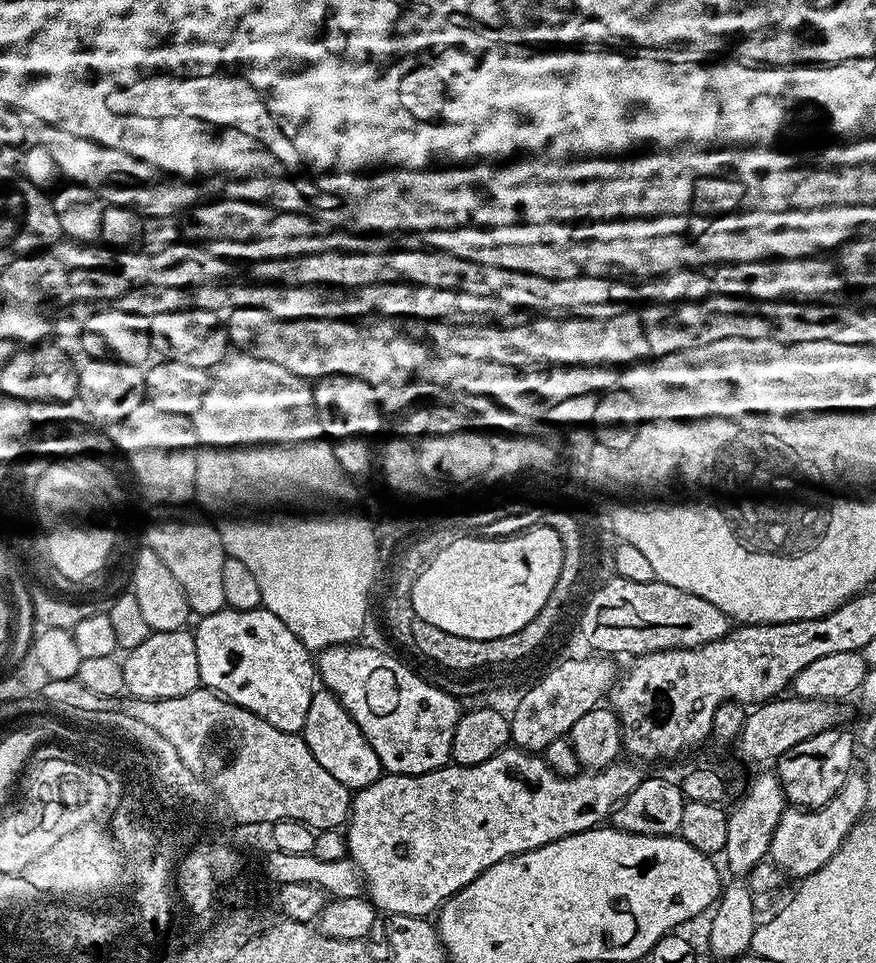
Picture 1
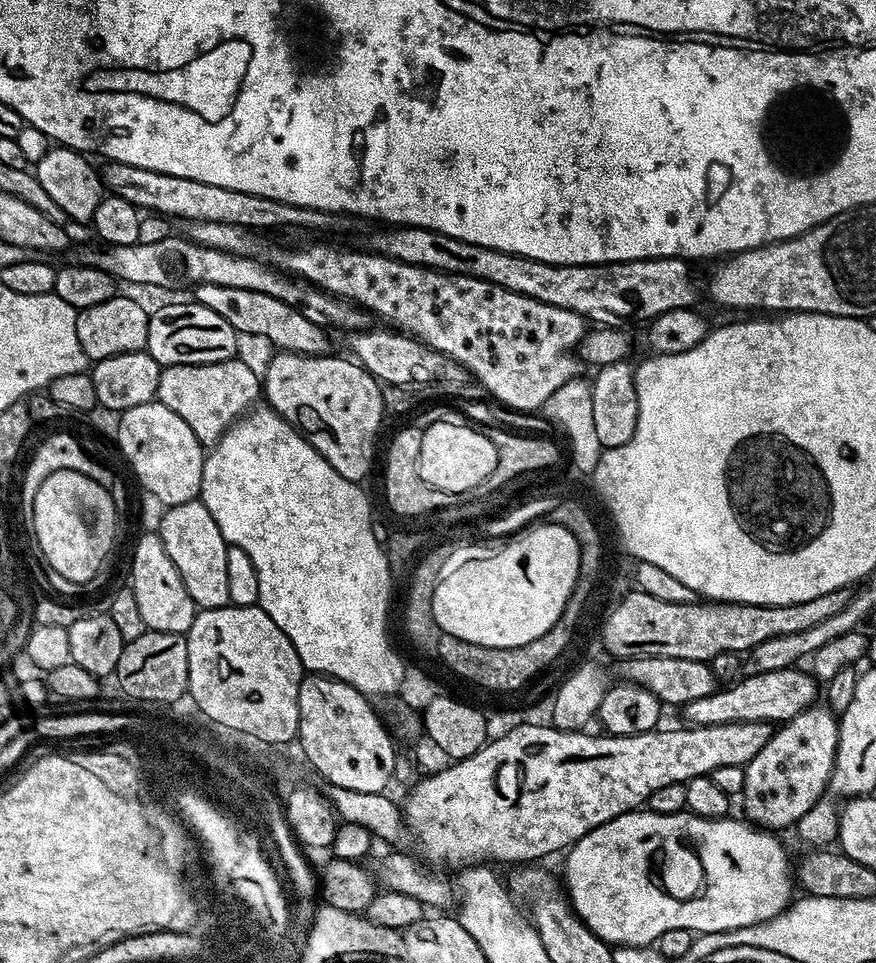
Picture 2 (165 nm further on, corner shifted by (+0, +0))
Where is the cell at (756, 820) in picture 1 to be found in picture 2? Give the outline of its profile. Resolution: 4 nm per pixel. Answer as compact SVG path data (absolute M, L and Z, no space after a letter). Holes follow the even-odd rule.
M813 706L793 720L781 723L770 742L754 754L744 769L745 821L760 830L791 829L825 793L840 741L837 713L828 706Z

